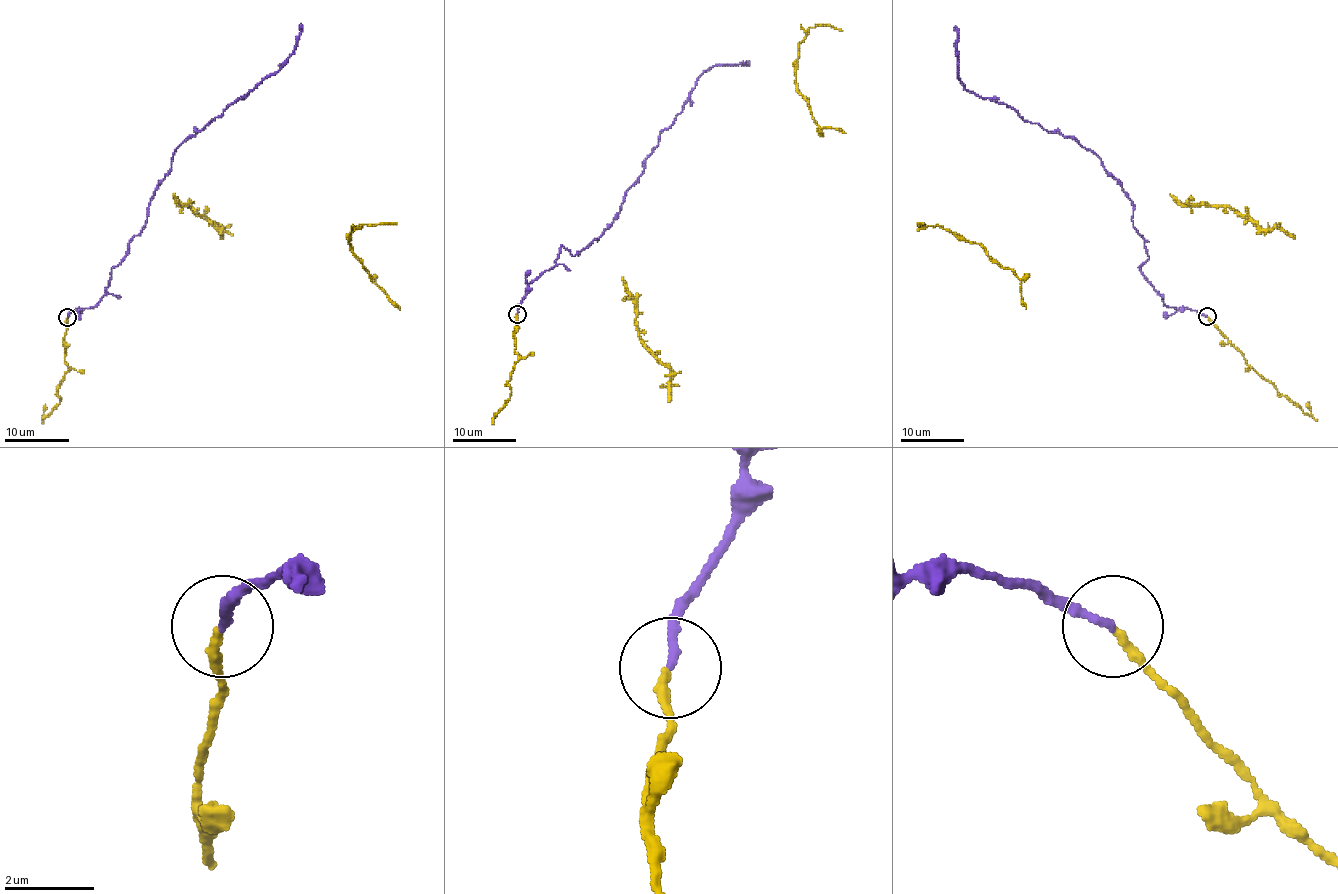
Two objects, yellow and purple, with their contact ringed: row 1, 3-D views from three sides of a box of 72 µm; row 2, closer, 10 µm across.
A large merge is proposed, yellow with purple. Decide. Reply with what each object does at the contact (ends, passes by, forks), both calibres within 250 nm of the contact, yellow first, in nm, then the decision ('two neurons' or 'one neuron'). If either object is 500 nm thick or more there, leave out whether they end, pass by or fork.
yellow ends | purple ends | 190/170 nm | one neuron

